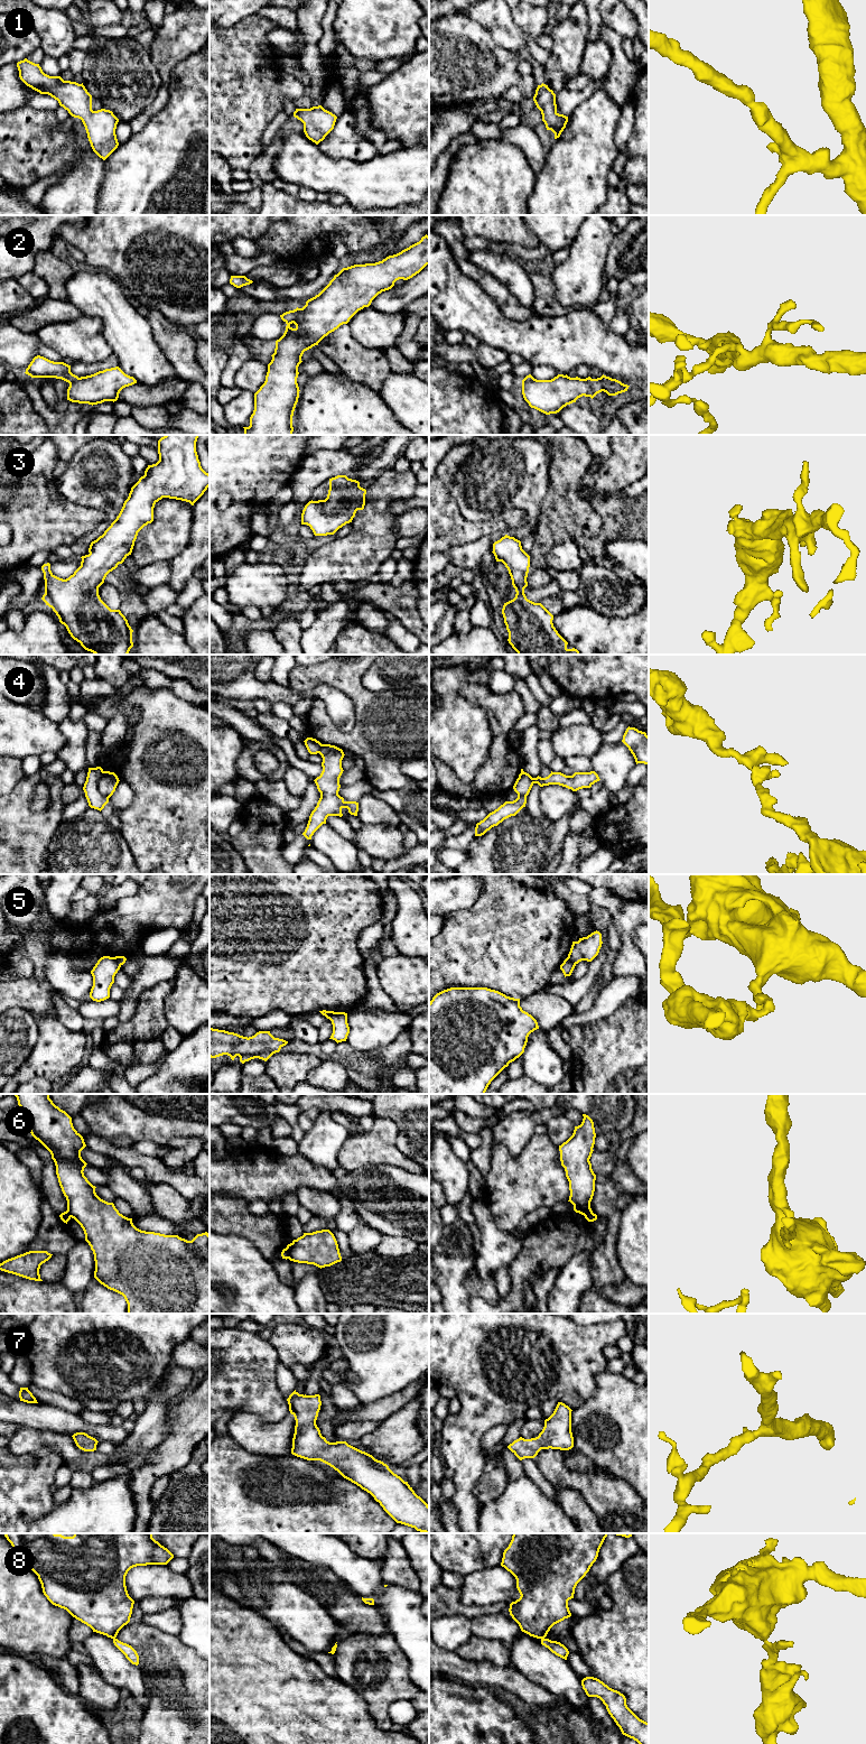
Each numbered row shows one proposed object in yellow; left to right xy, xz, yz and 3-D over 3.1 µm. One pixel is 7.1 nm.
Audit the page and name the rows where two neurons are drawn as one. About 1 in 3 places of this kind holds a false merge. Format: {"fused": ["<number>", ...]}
{"fused": ["2", "4", "5", "6", "8"]}

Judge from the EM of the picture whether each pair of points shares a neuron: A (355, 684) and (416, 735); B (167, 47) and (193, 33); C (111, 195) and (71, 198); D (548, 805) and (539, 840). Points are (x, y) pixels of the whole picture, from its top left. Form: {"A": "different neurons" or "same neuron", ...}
{"A": "same neuron", "B": "same neuron", "C": "different neurons", "D": "different neurons"}

